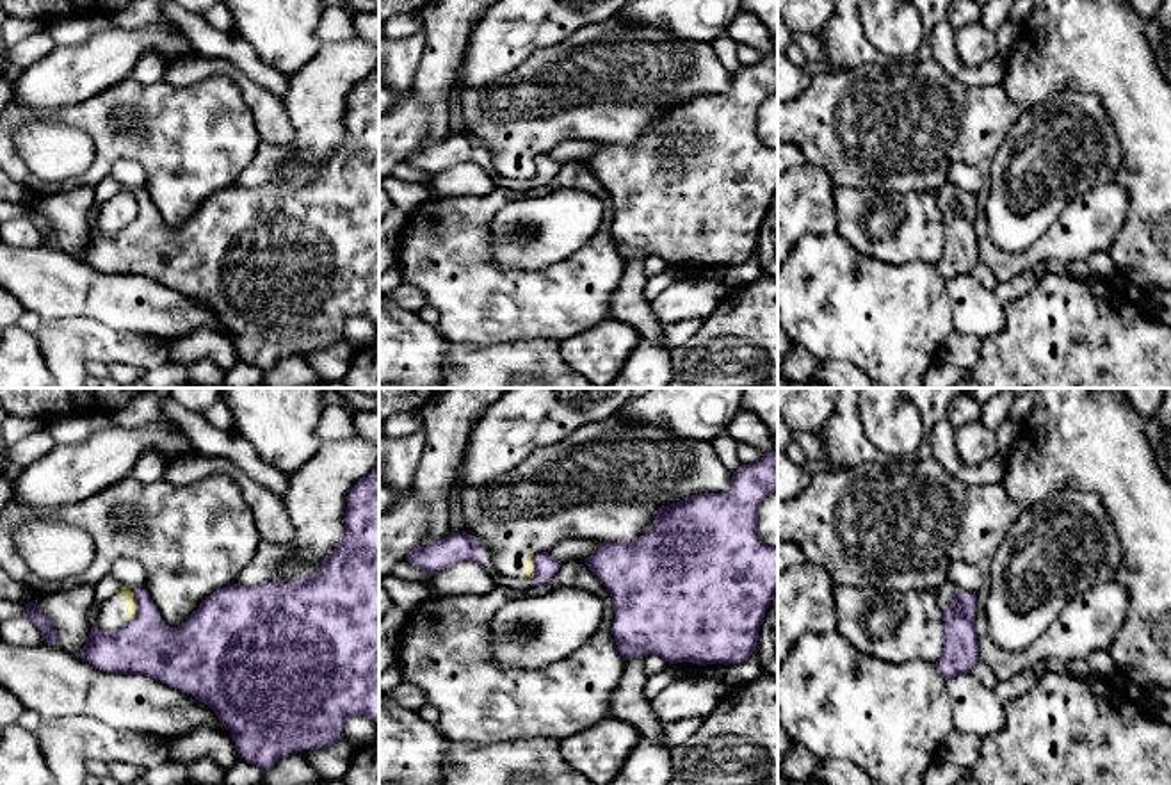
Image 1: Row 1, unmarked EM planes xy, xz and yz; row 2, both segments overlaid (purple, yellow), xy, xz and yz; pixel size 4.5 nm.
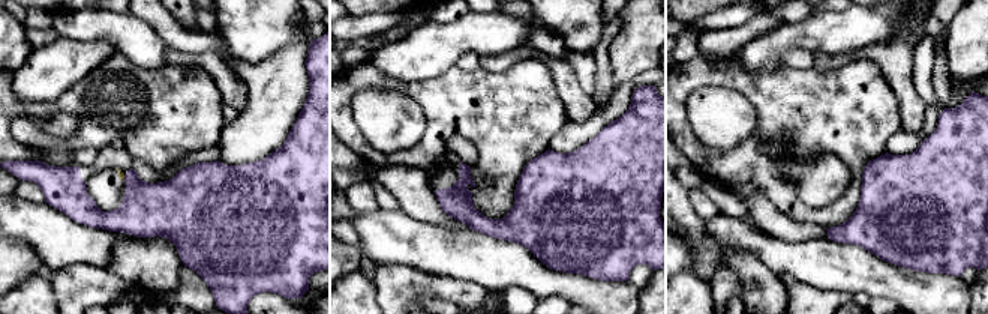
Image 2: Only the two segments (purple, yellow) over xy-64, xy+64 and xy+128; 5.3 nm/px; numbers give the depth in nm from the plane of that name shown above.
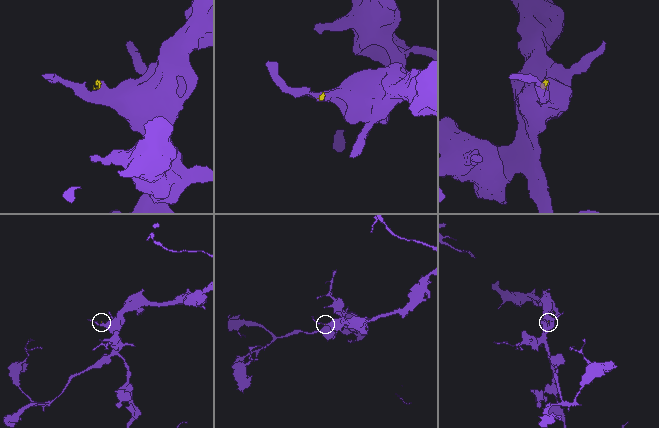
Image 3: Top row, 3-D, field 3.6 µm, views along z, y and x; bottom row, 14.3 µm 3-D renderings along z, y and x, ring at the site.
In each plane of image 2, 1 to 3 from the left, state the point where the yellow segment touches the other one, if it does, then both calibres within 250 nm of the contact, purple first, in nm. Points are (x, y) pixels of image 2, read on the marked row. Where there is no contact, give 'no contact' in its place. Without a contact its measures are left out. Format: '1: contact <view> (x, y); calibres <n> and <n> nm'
1: contact xy-64 (125, 178); calibres 280 and 30 nm
2: no contact
3: no contact

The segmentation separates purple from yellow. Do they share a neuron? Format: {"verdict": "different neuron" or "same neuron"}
{"verdict": "different neuron"}

